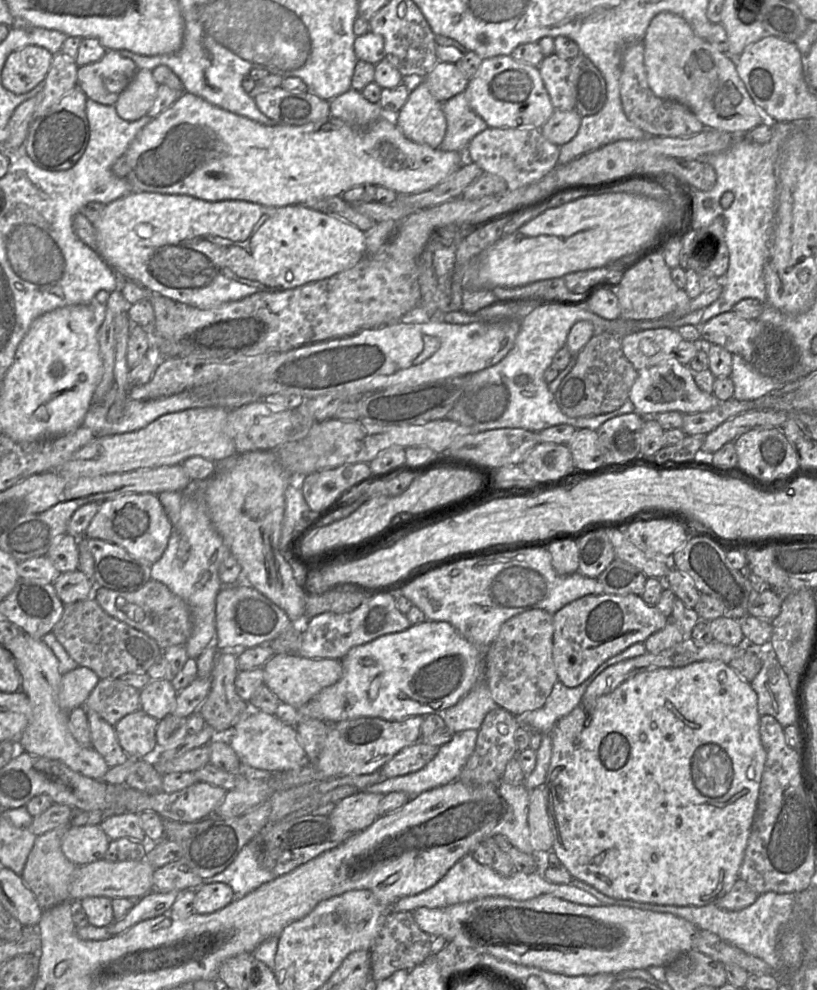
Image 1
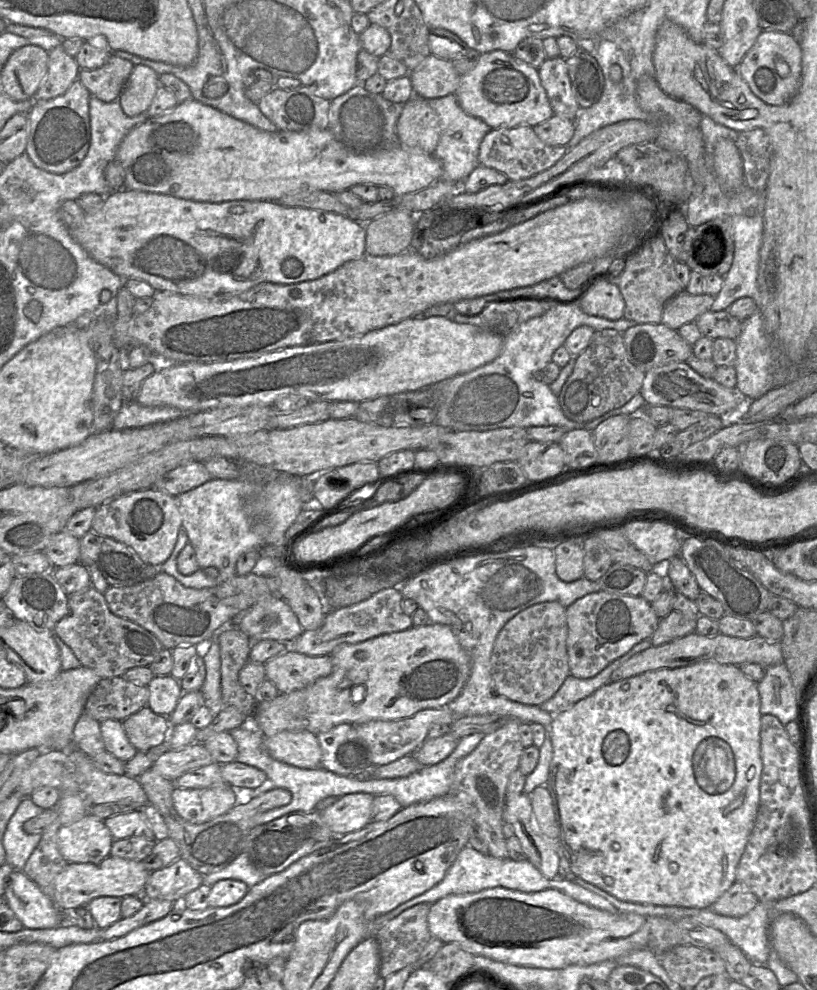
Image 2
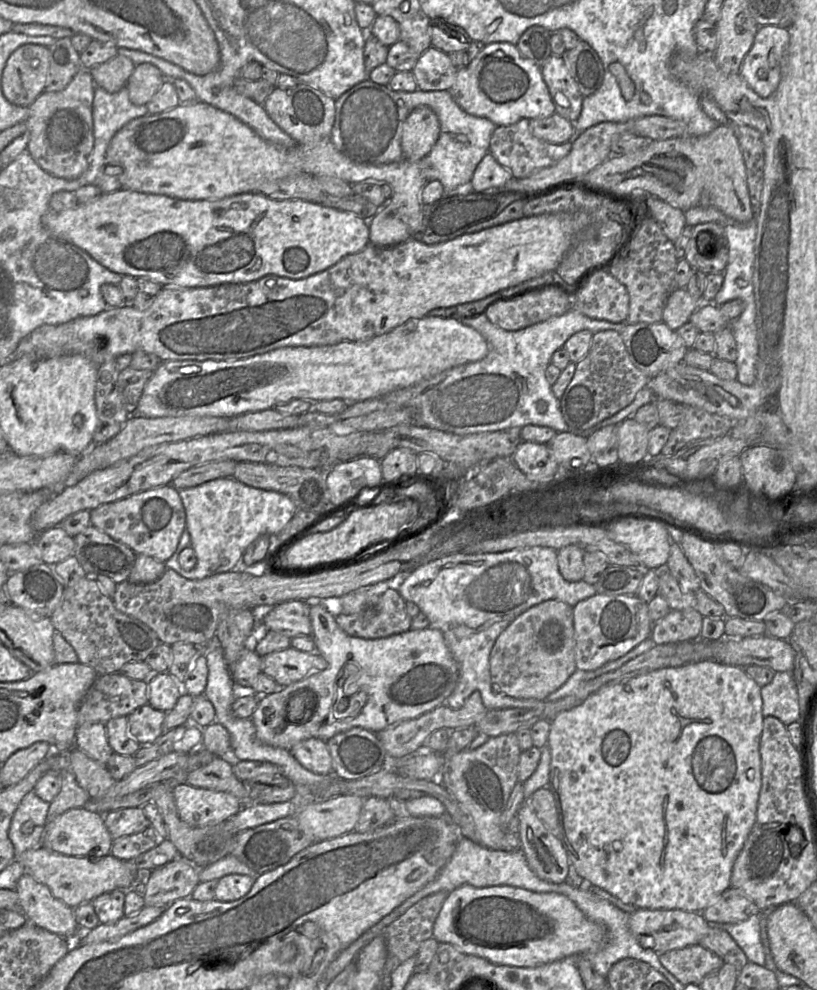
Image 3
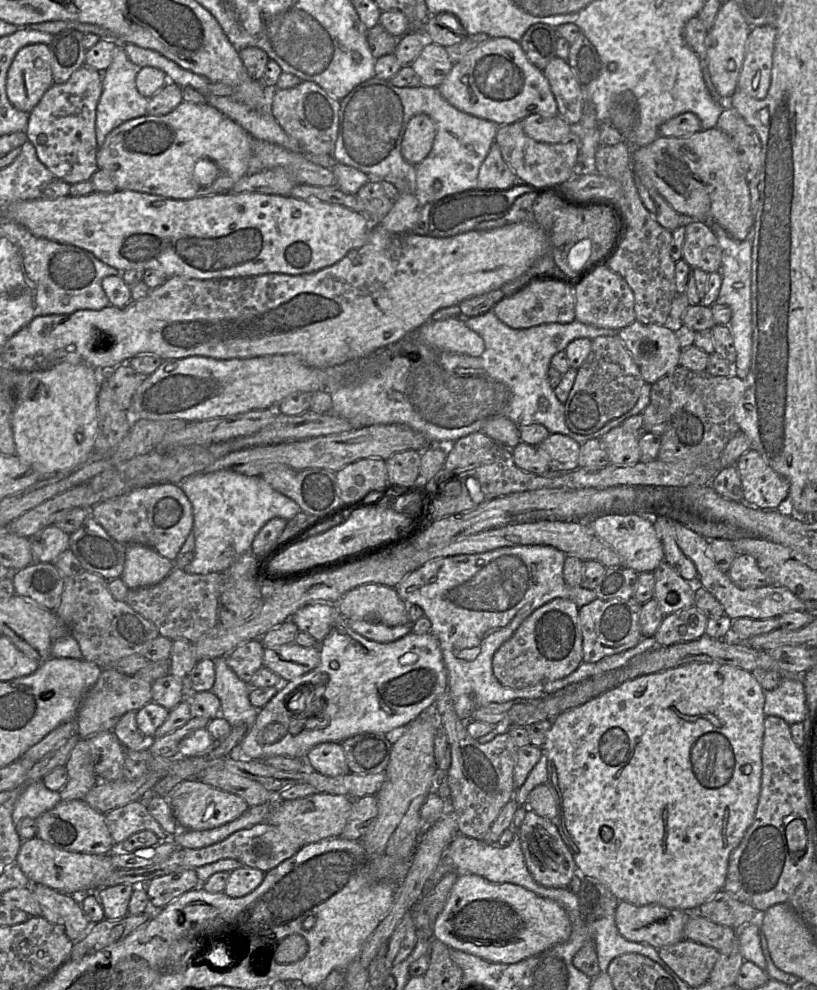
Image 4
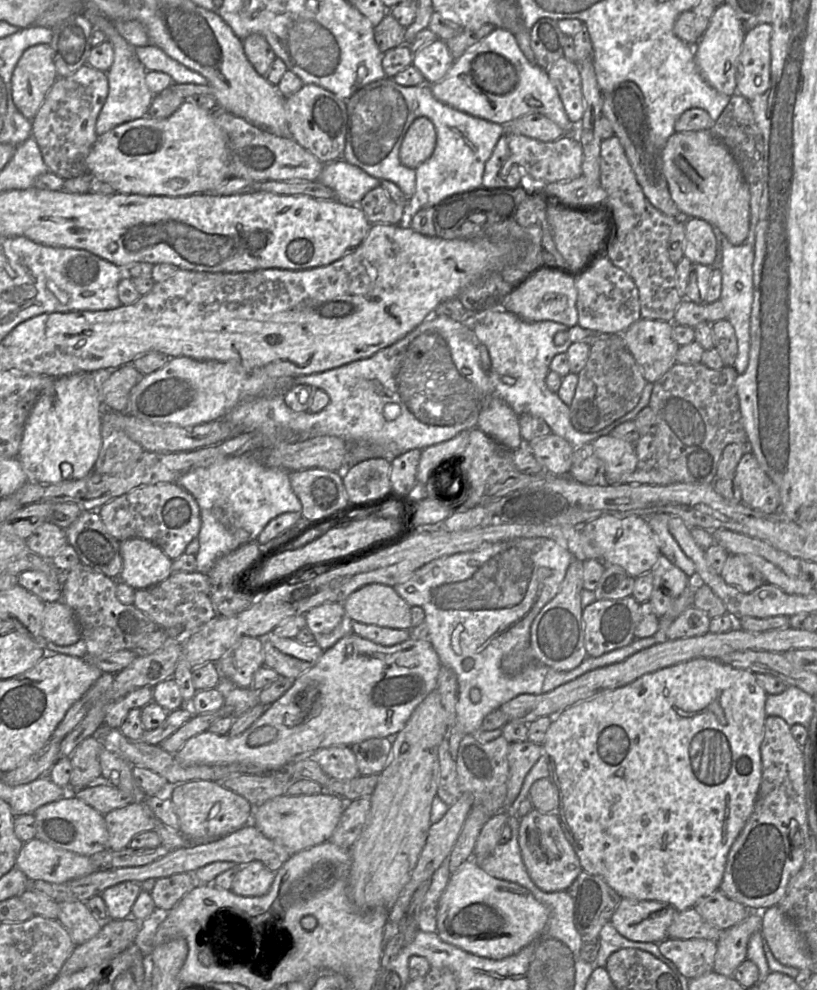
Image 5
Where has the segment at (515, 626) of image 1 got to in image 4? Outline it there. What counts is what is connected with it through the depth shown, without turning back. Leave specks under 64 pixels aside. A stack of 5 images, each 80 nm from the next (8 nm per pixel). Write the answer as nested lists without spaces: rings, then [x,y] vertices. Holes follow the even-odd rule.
[[[555,598],[533,611],[514,634],[494,653],[492,670],[497,680],[512,689],[524,689],[566,677],[583,662],[582,634],[578,619],[579,607],[571,600]]]

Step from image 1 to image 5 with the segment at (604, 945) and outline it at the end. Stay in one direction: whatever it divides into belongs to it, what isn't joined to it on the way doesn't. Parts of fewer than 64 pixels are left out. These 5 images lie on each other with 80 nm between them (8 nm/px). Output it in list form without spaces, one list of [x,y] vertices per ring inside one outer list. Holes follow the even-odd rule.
[[[469,858],[450,875],[438,903],[436,933],[445,943],[479,957],[499,960],[531,943],[543,931],[548,918],[548,909],[528,889],[490,876]]]

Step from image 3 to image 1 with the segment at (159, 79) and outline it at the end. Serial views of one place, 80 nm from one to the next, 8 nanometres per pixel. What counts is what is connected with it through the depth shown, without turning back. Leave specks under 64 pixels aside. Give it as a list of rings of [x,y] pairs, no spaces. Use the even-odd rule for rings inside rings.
[[[139,69],[114,104],[117,115],[127,122],[137,121],[147,115],[158,86],[150,70]]]

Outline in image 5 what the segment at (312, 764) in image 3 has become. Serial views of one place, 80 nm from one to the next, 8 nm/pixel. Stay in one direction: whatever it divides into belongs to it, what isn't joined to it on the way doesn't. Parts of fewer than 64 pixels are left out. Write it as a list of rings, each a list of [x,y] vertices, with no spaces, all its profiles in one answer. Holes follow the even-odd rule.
[[[350,746],[322,748],[317,750],[311,758],[331,779],[349,780],[360,775]]]

